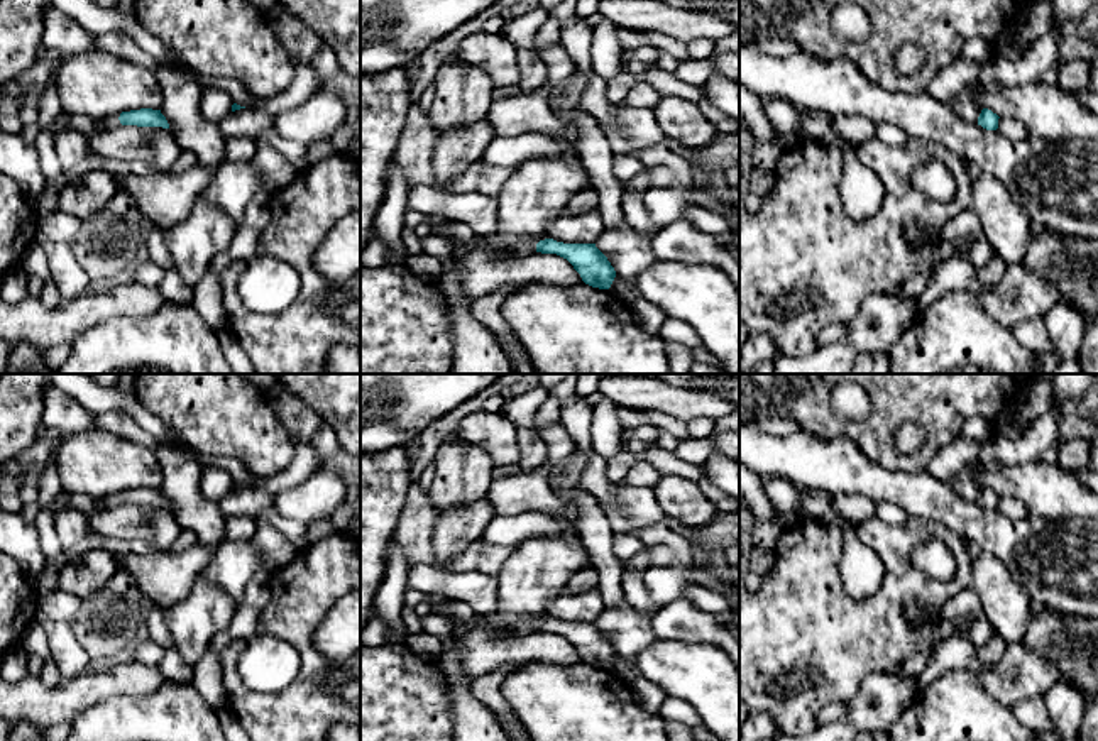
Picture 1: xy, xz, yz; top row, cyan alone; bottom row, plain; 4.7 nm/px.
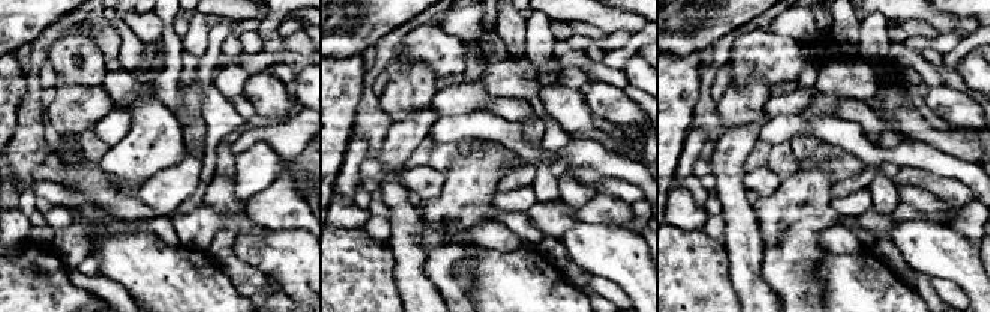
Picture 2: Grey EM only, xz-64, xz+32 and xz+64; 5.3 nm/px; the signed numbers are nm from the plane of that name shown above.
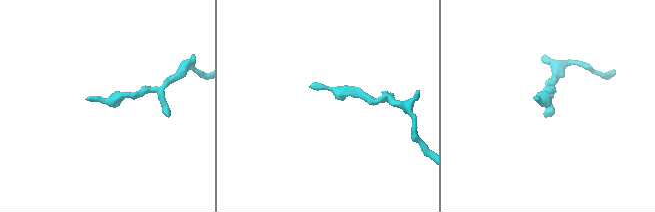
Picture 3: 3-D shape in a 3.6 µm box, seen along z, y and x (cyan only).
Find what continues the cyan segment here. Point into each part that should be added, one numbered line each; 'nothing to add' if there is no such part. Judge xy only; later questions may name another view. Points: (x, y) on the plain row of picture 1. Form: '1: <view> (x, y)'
1: xy (110, 501)

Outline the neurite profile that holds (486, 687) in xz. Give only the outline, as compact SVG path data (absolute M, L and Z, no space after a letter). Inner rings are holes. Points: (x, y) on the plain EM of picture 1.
M502 665L492 672L486 672L479 677L472 678L470 690L477 700L487 705L496 716L509 716L519 722L516 712L506 702L501 694L501 685L504 678L516 668L518 665Z

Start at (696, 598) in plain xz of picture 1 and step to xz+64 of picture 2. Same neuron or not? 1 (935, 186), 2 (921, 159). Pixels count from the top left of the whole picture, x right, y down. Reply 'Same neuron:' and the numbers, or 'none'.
Same neuron: 1

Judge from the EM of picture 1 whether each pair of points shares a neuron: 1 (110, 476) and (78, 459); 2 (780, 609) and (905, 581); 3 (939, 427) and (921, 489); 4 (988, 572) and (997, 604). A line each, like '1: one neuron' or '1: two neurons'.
1: one neuron
2: one neuron
3: two neurons
4: one neuron

